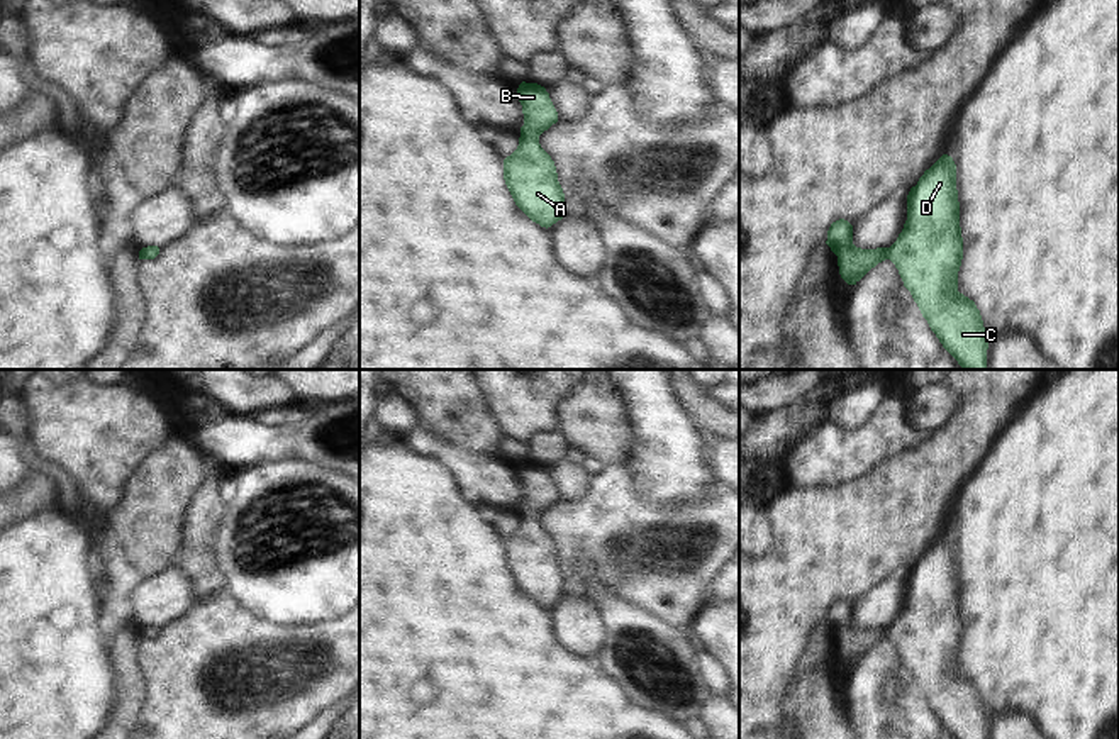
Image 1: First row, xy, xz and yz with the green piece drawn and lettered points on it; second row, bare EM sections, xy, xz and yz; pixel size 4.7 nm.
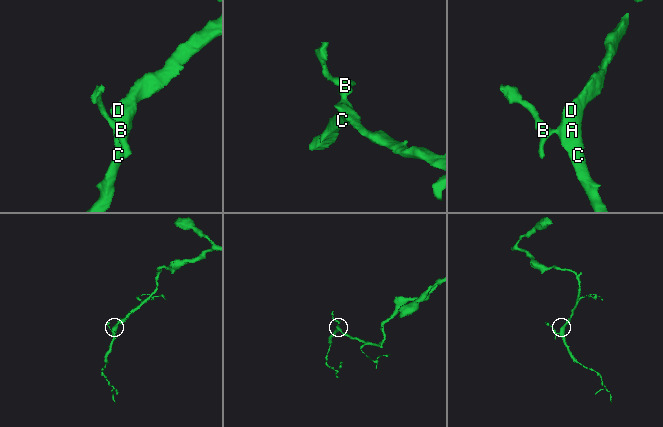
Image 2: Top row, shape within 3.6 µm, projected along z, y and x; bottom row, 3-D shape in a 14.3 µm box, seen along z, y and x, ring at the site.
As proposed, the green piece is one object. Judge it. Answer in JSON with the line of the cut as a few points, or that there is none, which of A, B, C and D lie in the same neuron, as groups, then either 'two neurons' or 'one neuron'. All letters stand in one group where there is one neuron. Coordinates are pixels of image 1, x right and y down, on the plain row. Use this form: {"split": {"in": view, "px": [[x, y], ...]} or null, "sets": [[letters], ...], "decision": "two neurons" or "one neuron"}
{"split": null, "sets": [["A", "B", "C", "D"]], "decision": "one neuron"}

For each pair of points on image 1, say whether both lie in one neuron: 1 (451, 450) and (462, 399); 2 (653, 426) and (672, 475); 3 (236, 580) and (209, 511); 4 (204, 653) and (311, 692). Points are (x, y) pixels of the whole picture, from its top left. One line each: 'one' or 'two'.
1: two
2: one
3: two
4: one

